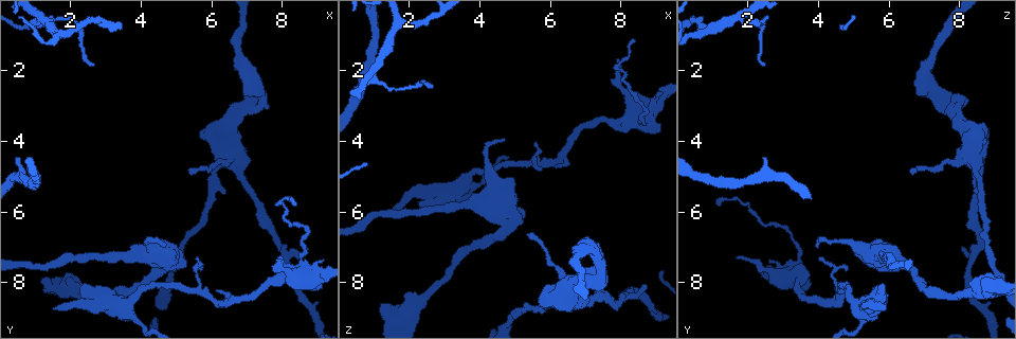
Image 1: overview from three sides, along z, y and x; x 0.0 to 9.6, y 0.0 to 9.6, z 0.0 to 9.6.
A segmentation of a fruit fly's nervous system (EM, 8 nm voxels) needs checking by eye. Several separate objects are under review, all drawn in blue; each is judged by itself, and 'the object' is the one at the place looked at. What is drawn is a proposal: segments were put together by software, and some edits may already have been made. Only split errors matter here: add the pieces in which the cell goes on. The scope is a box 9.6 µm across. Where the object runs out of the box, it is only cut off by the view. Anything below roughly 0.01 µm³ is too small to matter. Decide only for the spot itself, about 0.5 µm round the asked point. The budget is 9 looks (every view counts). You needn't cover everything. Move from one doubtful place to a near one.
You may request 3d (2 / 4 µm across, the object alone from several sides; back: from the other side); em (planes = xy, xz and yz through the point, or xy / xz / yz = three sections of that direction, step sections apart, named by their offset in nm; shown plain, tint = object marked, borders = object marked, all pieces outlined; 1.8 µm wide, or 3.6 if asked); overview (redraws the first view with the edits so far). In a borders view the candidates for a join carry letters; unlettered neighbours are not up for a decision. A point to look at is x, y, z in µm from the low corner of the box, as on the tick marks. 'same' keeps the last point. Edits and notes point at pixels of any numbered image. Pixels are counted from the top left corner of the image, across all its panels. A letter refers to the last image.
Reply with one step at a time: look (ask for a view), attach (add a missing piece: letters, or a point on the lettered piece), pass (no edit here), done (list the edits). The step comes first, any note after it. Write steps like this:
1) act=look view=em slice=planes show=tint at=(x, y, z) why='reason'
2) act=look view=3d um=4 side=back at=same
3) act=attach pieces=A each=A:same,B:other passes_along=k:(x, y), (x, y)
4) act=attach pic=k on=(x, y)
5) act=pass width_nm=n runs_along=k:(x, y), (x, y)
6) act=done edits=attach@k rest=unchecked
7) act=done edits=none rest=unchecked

act=look view=em um=3.6 slice=planes show=borders at=(5.65, 8.20, 4.70) why='a fork'

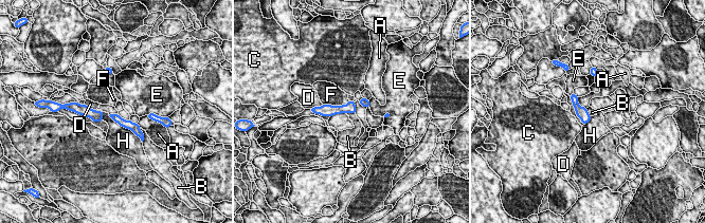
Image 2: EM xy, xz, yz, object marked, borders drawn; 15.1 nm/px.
act=pass each=A:other,B:other,C:other,D:other,E:other,F:other,H:other runs_along=2:(113, 116), (130, 125), (138, 133) found='none of them fits'

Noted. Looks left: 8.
act=look view=3d um=2 at=(7.85, 7.30, 1.70) why='tapers out'

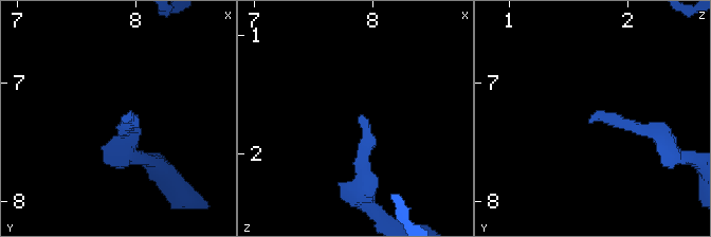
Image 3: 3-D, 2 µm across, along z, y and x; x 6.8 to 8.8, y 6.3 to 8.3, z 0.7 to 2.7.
act=look view=em slice=xy step=16 show=plain at=(7.88, 7.28, 1.72)

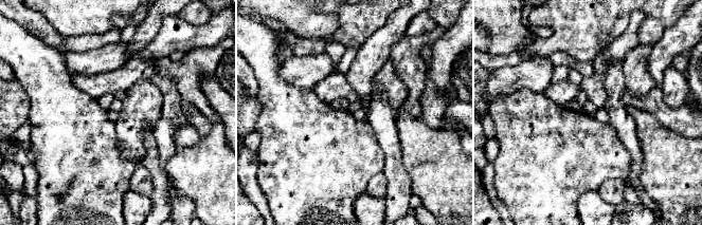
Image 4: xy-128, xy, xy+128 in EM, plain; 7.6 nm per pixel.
act=look view=em slice=xy step=16 show=borders at=same

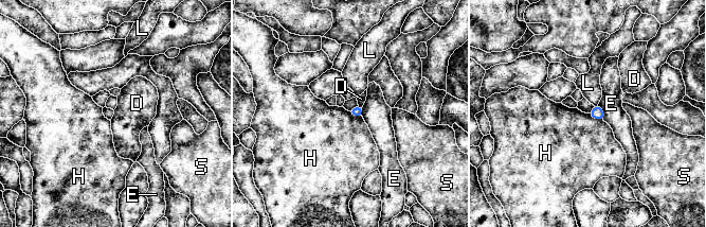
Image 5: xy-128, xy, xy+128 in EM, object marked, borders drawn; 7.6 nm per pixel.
act=pass longest_contact=E:130nm each=D:other,E:other,H:other,L:other,S:other border=5:(589, 114), (595, 119), (602, 120) found='no lettered piece goes on from it'

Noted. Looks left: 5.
act=look view=3d um=4 at=(5.45, 4.80, 6.60)

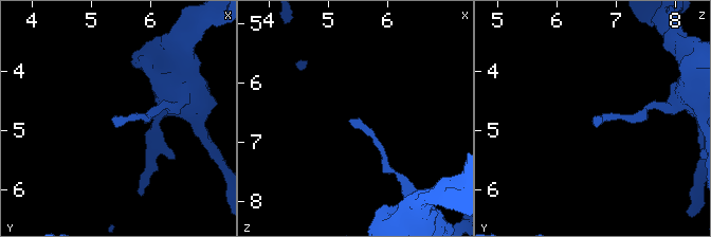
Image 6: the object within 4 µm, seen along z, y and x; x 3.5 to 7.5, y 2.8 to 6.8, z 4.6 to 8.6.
act=look view=em slice=planes show=tint at=(5.45, 4.85, 6.60)

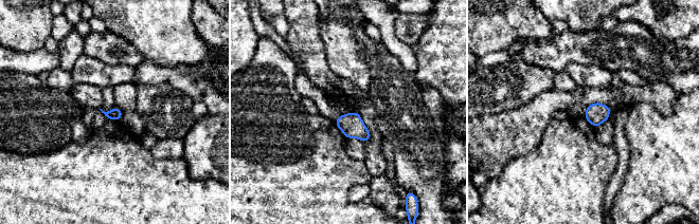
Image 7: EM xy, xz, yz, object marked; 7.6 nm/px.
act=look view=em slice=planes show=borders at=same

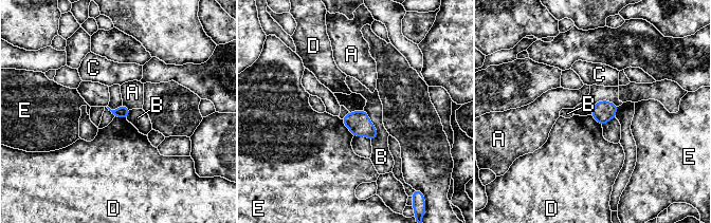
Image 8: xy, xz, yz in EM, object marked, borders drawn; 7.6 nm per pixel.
act=pass width_nm=90 each=A:other,B:other,C:other,D:other,E:other border=8:(114, 116), (126, 118) found='none of them fits'

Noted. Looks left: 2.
act=look view=em slice=planes show=borders at=(8.65, 6.95, 8.10) why='an open end'

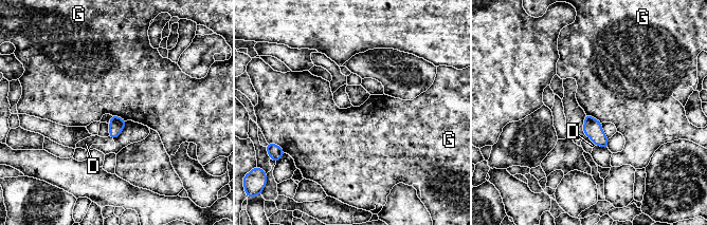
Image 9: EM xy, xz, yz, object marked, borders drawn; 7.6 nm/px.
act=pass width_nm=120 each=D:other,G:other border=9:(585, 113), (594, 116), (601, 123) found='none of them fits'

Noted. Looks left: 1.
act=done edits=none rest=unchecked

